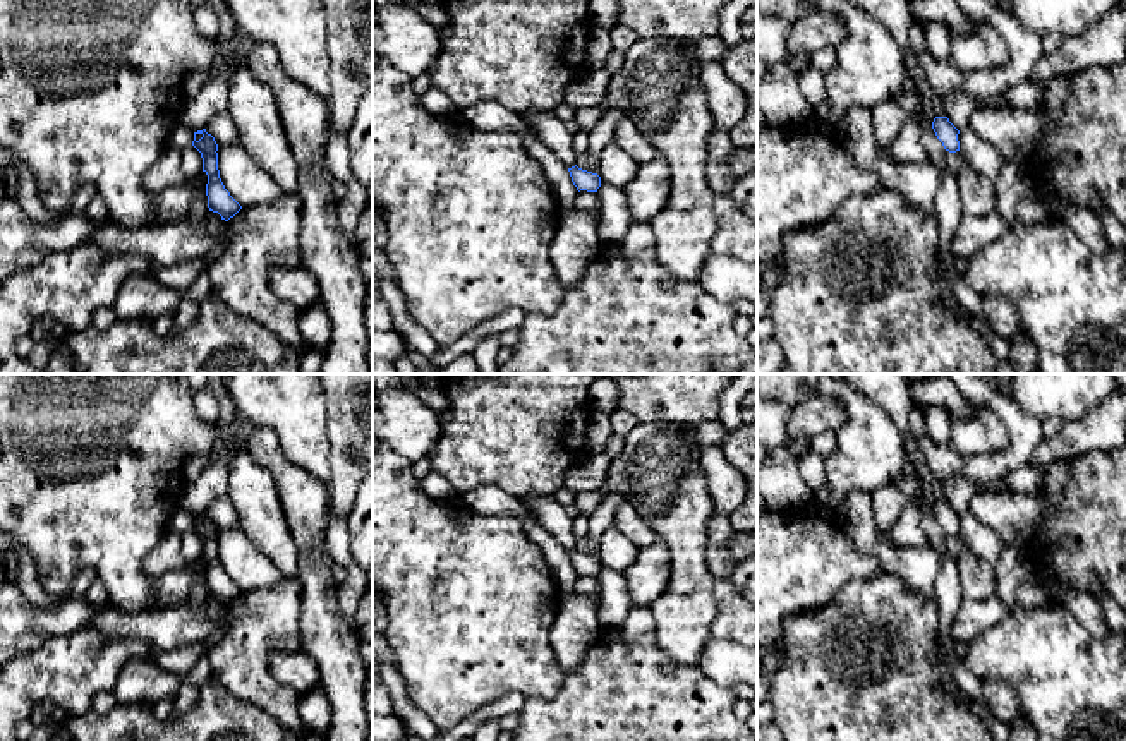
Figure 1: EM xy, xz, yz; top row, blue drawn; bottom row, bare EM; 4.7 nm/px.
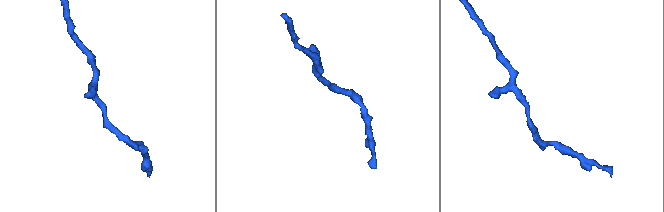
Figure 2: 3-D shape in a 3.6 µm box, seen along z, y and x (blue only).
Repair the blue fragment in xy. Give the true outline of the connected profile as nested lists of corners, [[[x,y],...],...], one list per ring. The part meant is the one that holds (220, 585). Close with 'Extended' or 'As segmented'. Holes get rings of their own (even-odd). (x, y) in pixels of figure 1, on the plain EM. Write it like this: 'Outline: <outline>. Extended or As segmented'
Outline: [[[206,513],[194,516],[192,530],[201,537],[203,556],[208,559],[206,580],[208,592],[213,597],[218,597],[221,604],[228,605],[233,602],[242,590],[230,580],[225,573],[220,554],[218,554],[218,528]]]. As segmented

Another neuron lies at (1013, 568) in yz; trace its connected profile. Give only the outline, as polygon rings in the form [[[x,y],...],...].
[[[1006,545],[999,561],[994,564],[996,571],[996,597],[1009,609],[1016,609],[1018,588],[1032,580],[1032,566],[1026,551],[1018,545]]]

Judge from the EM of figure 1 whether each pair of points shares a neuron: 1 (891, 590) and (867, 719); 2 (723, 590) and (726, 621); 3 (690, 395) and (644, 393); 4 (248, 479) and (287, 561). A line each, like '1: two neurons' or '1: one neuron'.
1: one neuron
2: one neuron
3: one neuron
4: one neuron

